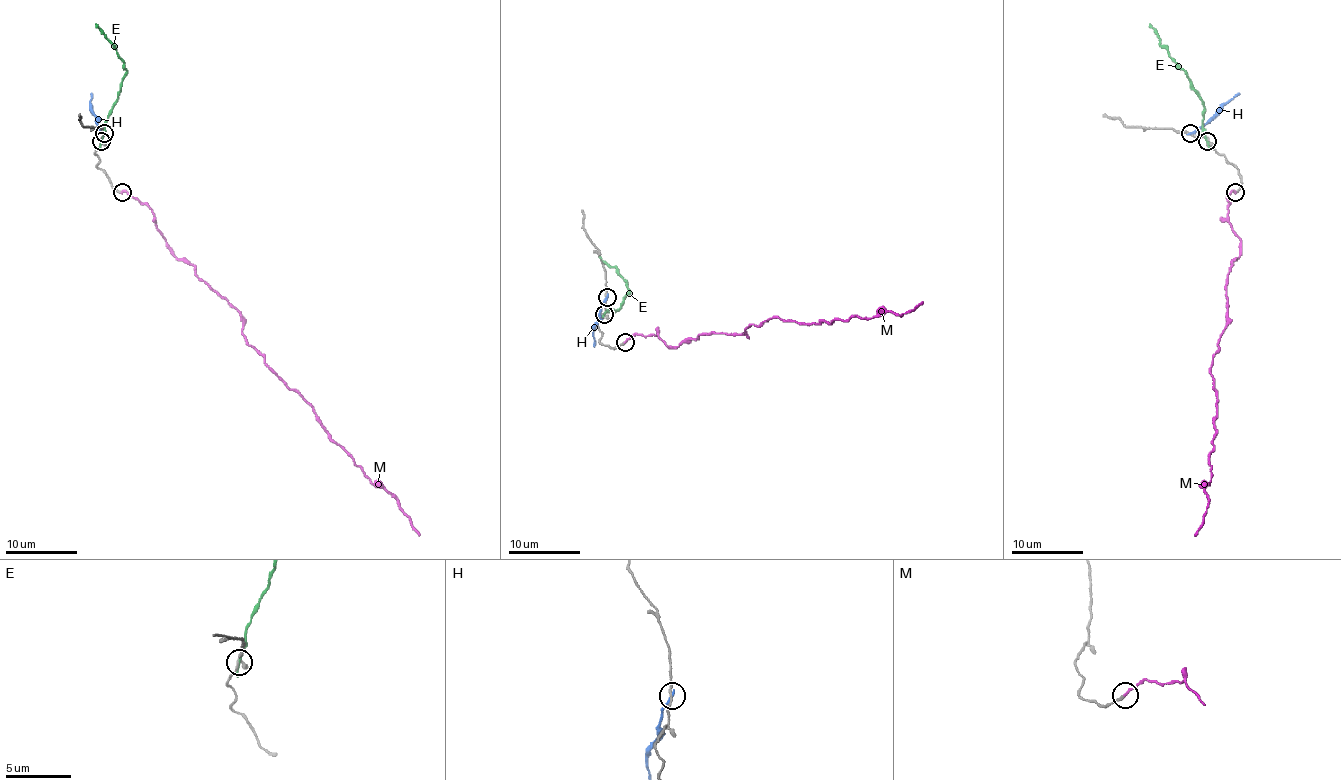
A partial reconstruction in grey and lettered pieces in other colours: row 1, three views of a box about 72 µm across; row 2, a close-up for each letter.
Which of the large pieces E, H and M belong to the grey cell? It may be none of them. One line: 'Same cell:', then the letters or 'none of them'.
Same cell: M

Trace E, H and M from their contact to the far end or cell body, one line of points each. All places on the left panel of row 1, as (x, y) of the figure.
E: (101, 141), (104, 123), (126, 73), (115, 47), (95, 24)
H: (104, 134), (90, 105), (92, 92)
M: (122, 191), (149, 208), (174, 254), (237, 310), (246, 341), (370, 481), (397, 501), (419, 535)

